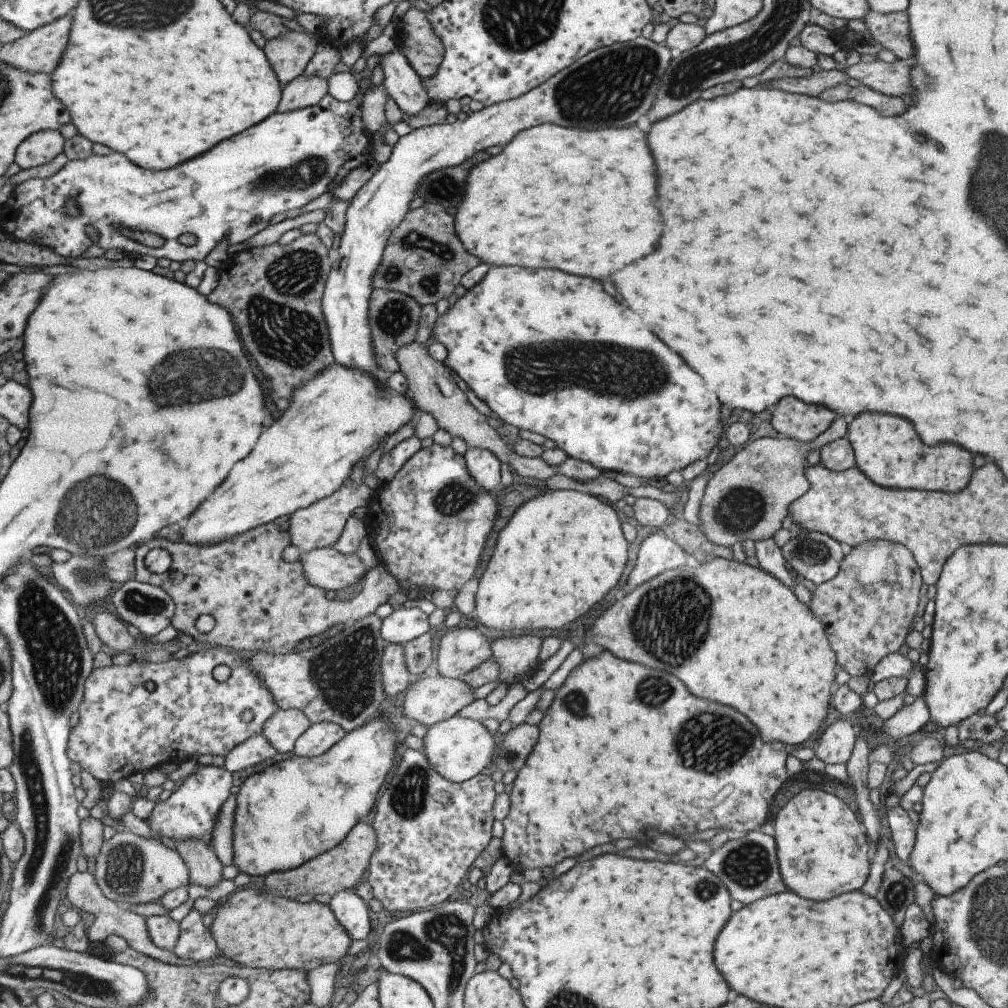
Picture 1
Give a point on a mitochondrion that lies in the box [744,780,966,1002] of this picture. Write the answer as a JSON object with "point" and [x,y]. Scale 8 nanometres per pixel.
{"point":[896,893]}

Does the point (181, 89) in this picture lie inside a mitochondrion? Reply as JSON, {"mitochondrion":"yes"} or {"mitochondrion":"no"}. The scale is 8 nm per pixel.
{"mitochondrion":"no"}

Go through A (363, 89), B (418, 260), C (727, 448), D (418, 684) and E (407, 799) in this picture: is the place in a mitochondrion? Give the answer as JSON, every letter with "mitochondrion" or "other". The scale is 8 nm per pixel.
{"A":"other","B":"mitochondrion","C":"other","D":"other","E":"mitochondrion"}

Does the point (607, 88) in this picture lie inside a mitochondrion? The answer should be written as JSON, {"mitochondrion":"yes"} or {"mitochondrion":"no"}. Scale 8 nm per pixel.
{"mitochondrion":"yes"}

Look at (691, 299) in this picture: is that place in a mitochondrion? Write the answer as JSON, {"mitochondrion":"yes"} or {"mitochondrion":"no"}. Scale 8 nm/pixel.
{"mitochondrion":"no"}

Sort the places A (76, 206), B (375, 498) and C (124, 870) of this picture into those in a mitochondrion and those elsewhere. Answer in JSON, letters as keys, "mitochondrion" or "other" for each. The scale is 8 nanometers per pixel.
{"A":"other","B":"other","C":"mitochondrion"}

